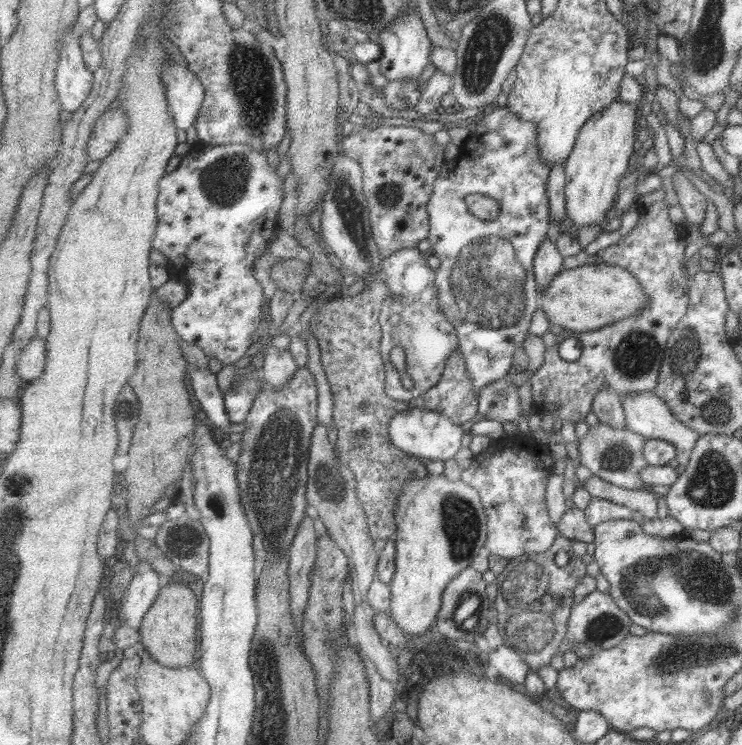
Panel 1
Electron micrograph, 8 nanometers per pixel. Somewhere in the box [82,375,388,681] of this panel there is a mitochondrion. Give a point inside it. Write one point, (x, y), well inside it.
(272, 481)

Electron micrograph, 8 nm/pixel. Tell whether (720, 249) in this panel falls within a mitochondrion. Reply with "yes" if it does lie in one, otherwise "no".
no

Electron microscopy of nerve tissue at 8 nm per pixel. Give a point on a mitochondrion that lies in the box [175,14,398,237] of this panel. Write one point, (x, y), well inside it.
(255, 100)

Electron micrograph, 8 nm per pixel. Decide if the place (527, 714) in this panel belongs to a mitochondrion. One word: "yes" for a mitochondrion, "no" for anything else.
no

